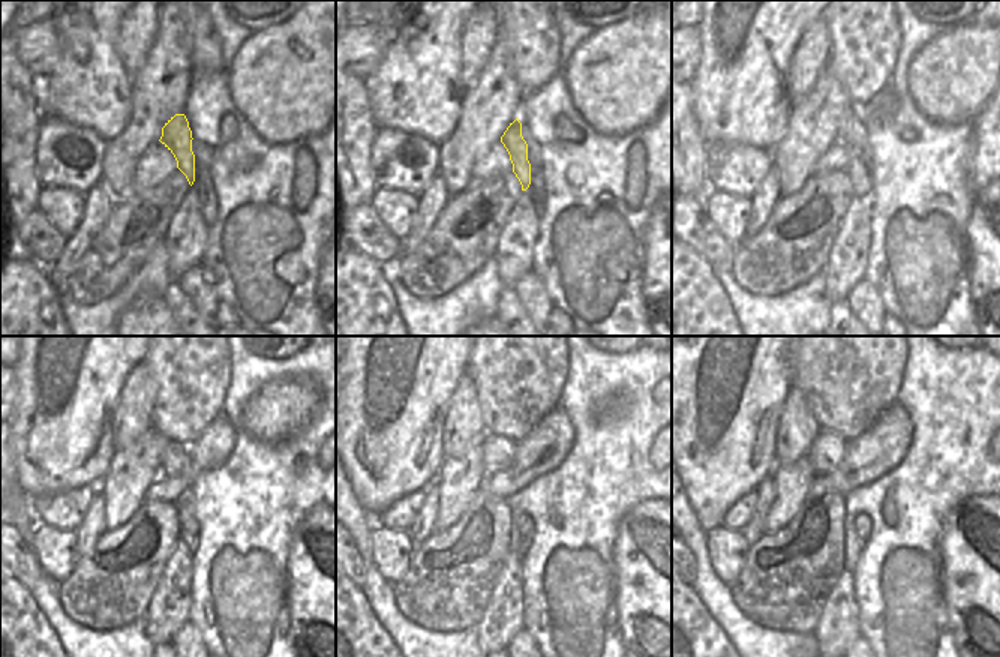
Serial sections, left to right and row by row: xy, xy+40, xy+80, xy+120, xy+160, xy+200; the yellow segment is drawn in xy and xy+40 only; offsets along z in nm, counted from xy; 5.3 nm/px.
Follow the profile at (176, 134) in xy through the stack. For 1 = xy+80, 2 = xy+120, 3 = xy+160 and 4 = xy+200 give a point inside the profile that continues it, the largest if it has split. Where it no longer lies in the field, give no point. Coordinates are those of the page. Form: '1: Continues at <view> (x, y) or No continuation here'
1: Continues at xy+80 (858, 173)
2: Continues at xy+120 (188, 522)
3: Continues at xy+160 (525, 522)
4: Continues at xy+200 (862, 525).

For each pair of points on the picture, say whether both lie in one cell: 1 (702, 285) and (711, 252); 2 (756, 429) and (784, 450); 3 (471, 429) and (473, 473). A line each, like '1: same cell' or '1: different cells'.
1: different cells
2: different cells
3: different cells

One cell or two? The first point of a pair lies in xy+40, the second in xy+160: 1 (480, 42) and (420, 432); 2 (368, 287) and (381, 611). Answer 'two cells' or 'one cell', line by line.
1: two cells
2: two cells

